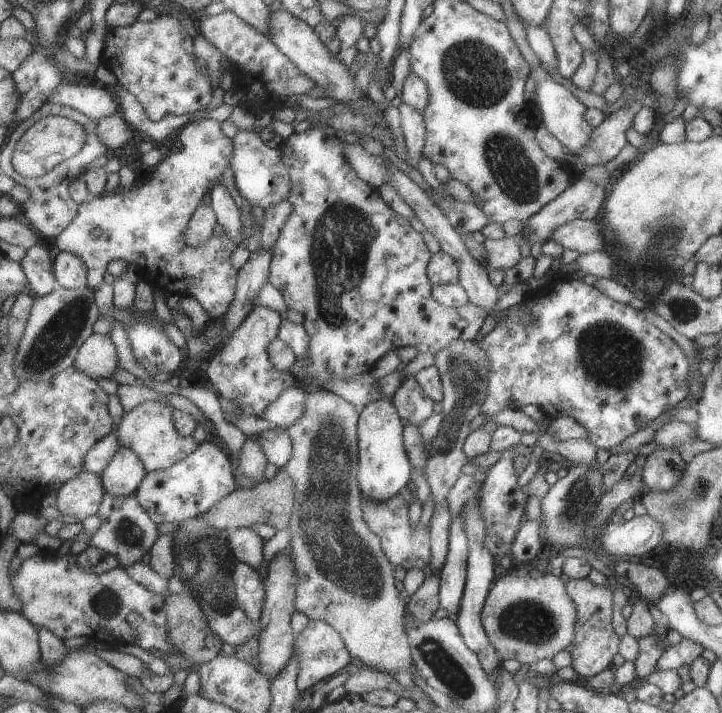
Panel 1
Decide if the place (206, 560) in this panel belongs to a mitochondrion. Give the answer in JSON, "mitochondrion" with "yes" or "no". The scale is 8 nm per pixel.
{"mitochondrion":"yes"}

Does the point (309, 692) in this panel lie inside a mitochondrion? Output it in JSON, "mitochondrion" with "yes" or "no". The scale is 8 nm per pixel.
{"mitochondrion":"no"}

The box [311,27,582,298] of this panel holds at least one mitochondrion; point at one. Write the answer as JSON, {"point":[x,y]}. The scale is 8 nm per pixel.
{"point":[476,74]}

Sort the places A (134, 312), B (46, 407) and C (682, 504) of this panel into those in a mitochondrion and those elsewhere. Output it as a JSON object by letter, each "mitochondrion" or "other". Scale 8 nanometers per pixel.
{"A":"other","B":"mitochondrion","C":"mitochondrion"}

